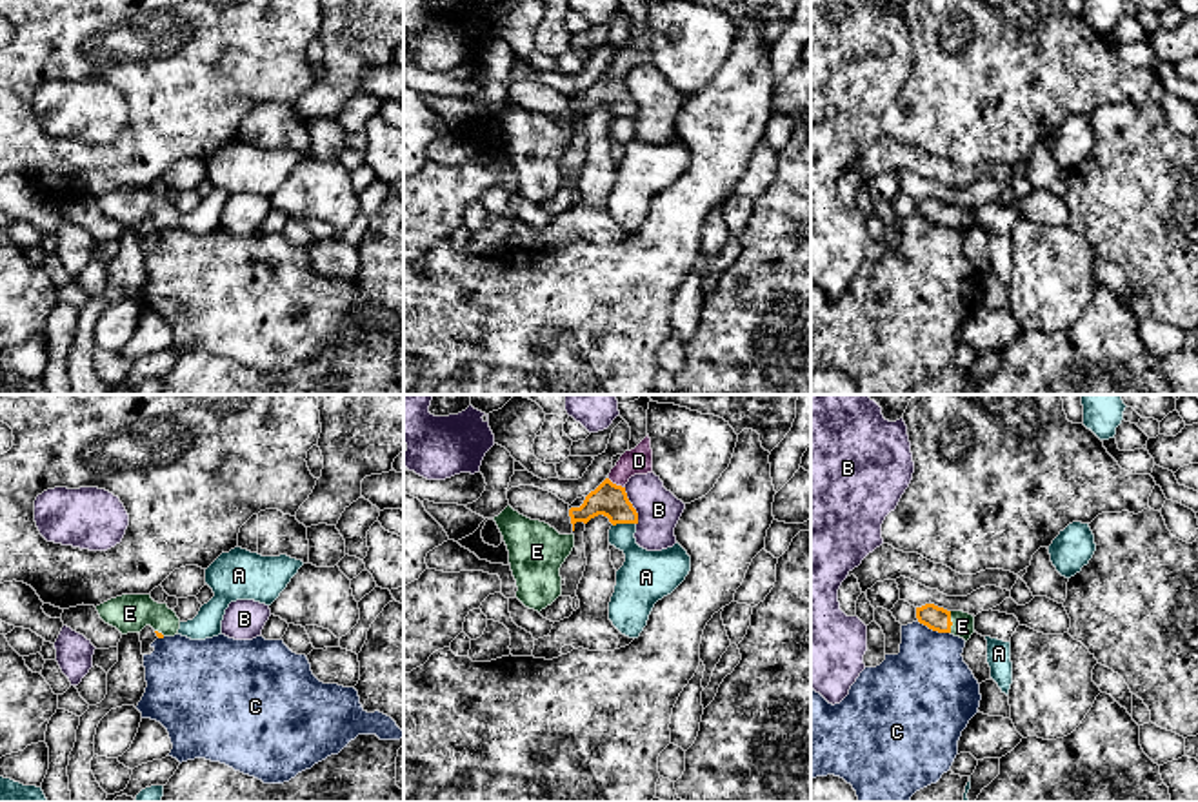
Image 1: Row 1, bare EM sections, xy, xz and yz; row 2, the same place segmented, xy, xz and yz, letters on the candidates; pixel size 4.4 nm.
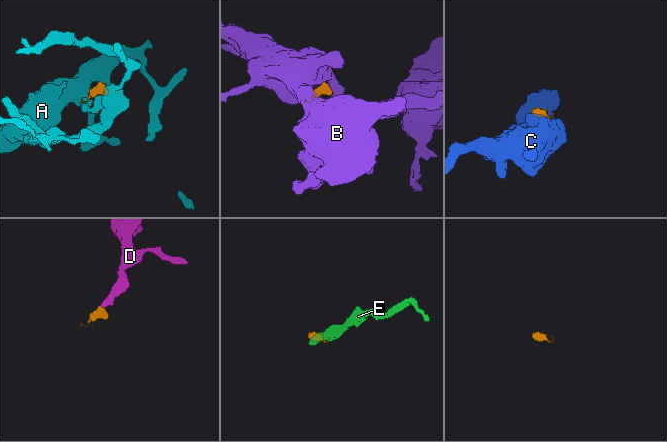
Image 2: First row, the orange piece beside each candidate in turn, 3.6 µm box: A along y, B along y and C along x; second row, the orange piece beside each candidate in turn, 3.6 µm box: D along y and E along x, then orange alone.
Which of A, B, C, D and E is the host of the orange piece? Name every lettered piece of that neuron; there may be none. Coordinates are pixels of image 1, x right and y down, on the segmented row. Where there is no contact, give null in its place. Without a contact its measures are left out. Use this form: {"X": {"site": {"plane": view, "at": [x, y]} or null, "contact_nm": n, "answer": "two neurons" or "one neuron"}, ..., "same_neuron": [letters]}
{"A": {"site": {"plane": "xz", "at": [624, 522]}, "contact_nm": 110, "answer": "two neurons"}, "B": {"site": {"plane": "xz", "at": [631, 506]}, "contact_nm": 180, "answer": "two neurons"}, "C": {"site": {"plane": "yz", "at": [935, 630]}, "contact_nm": 160, "answer": "two neurons"}, "D": {"site": {"plane": "xz", "at": [615, 484]}, "contact_nm": 90, "answer": "one neuron"}, "E": {"site": {"plane": "yz", "at": [951, 622]}, "contact_nm": 100, "answer": "one neuron"}, "same_neuron": ["D", "E"]}

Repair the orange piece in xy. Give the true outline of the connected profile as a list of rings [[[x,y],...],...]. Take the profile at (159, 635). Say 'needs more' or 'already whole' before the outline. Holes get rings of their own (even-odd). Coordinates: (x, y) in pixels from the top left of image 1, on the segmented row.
needs more | [[[122,595],[96,606],[100,618],[122,635],[140,633],[151,626],[158,638],[175,637],[180,618],[167,604],[158,604],[151,595]]]

